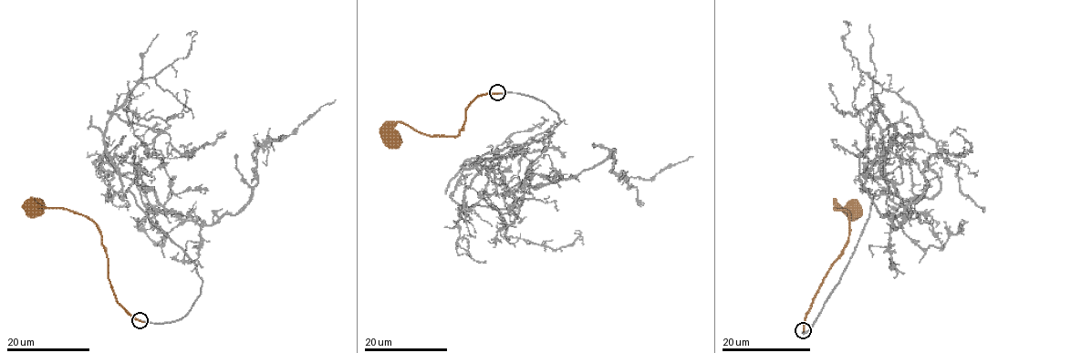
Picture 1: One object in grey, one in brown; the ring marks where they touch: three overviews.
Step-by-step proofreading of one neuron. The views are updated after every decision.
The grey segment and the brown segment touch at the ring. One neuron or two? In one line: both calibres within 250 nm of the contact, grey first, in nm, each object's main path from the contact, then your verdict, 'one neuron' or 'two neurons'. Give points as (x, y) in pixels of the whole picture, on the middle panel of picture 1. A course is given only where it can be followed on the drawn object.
320/240 nm | grey via (497, 93), (560, 122), (477, 167), (512, 190), (613, 150), (611, 171), (650, 180), (693, 156) | brown via (497, 93), (482, 94), (466, 109), (466, 119), (458, 136), (430, 136), (397, 122), (393, 129), (395, 138) | one neuron

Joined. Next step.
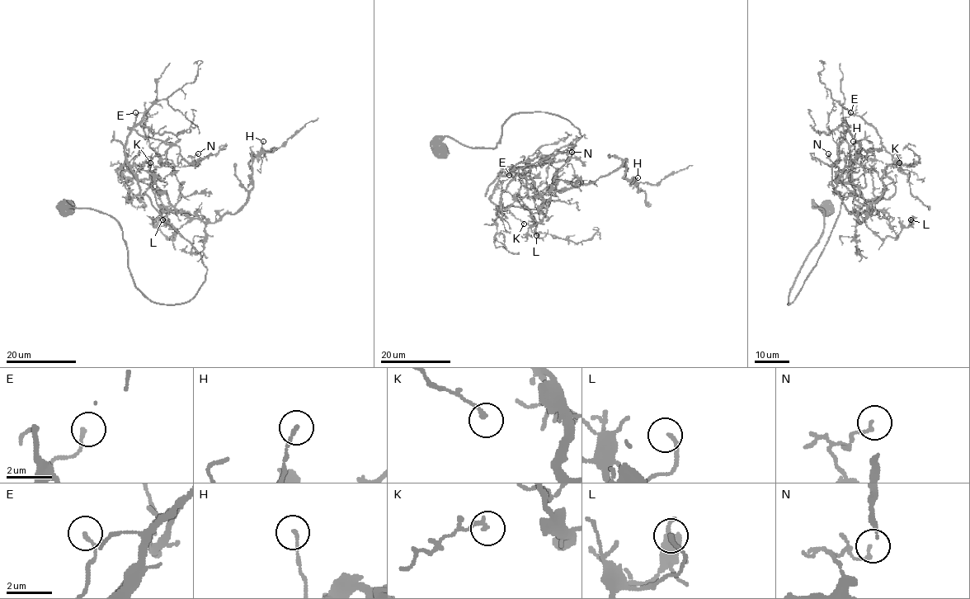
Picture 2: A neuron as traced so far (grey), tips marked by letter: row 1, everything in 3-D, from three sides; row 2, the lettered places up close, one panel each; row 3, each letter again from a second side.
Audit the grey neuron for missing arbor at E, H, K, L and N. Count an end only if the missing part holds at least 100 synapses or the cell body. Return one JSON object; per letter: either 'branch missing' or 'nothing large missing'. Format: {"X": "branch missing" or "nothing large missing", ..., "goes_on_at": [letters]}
{"E": "nothing large missing", "H": "nothing large missing", "K": "nothing large missing", "L": "nothing large missing", "N": "nothing large missing", "goes_on_at": []}

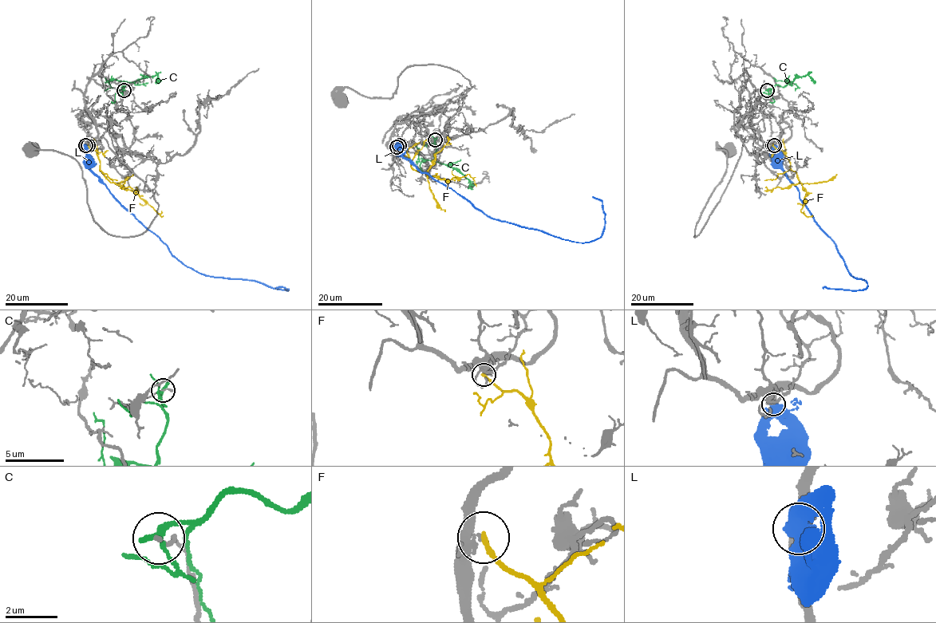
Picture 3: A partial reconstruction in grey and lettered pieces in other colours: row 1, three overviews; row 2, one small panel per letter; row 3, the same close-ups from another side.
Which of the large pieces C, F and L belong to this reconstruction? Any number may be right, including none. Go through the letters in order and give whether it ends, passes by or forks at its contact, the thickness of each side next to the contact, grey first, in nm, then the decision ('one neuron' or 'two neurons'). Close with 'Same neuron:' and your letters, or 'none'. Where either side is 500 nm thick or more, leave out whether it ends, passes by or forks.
C: it passes by | 160/240 nm | two neurons
F: it ends | 150/240 nm | two neurons
L: 480/600 nm | two neurons
Same neuron: none

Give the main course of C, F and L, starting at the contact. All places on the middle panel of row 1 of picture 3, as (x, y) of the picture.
C: (436, 139), (435, 162), (457, 169), (470, 182), (471, 188)
F: (399, 144), (408, 155), (413, 170), (448, 179), (468, 174), (475, 186)
L: (396, 146), (421, 172), (491, 218), (578, 242), (596, 240), (605, 226), (602, 202), (593, 196)

